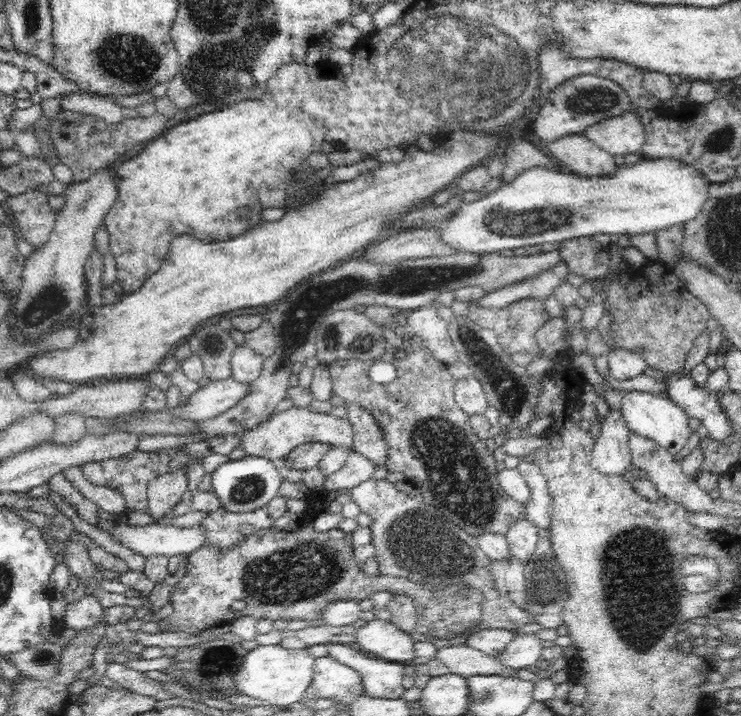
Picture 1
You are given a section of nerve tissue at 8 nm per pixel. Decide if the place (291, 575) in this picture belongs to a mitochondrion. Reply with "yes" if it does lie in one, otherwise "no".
yes

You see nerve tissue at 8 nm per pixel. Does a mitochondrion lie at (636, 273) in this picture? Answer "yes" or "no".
no

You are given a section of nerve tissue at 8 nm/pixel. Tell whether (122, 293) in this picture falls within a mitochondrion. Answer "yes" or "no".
no

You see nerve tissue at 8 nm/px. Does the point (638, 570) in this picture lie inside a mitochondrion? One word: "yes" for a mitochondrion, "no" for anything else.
yes

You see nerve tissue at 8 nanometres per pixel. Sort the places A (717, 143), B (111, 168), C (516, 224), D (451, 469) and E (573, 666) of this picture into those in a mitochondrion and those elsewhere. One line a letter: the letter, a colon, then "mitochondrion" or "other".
A: mitochondrion
B: other
C: mitochondrion
D: mitochondrion
E: other

